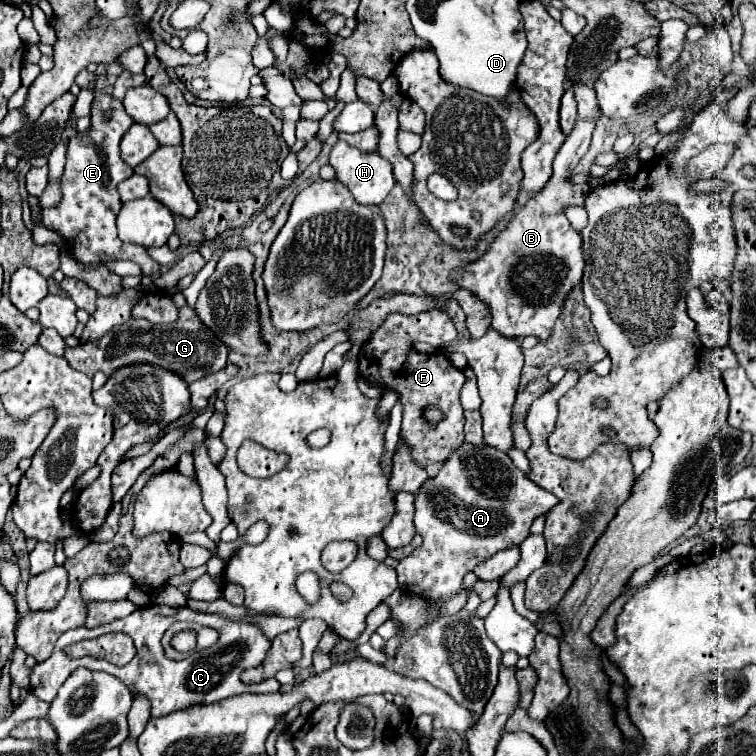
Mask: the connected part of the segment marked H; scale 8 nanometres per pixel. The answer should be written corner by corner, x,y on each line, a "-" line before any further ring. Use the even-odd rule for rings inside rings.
338,140
330,150
330,160
328,162
336,170
336,178
344,186
348,186
354,200
360,202
360,204
376,204
376,206
382,204
382,200
390,194
390,190
394,186
392,164
376,152
360,152
358,148
352,148
350,144
344,144
342,140

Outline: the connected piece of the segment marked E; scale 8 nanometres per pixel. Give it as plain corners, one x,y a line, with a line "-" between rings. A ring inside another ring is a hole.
104,92
96,94
92,106
94,114
90,130
84,136
70,138
68,142
66,168
62,176
62,202
56,208
42,210
44,226
60,232
60,236
68,242
72,256
84,264
100,262
100,254
104,252
116,260
134,260
142,266
146,276
158,276
160,266
150,260
146,248
122,242
116,234
116,216
122,208
116,186
134,174
134,170
120,158
118,144
134,120
126,114
120,100

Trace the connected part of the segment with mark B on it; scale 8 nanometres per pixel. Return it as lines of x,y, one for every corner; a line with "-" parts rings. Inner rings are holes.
576,120
572,132
554,158
552,180
544,186
536,198
530,198
508,222
508,226
498,232
490,248
480,260
456,268
450,280
468,292
472,292
482,304
488,306
492,322
490,328
506,338
536,336
546,342
550,338
556,318
562,314
566,296
582,280
584,258
582,258
582,238
570,226
568,218
562,214
564,206
584,206
586,188
568,182
568,176
586,154
592,138
594,122

